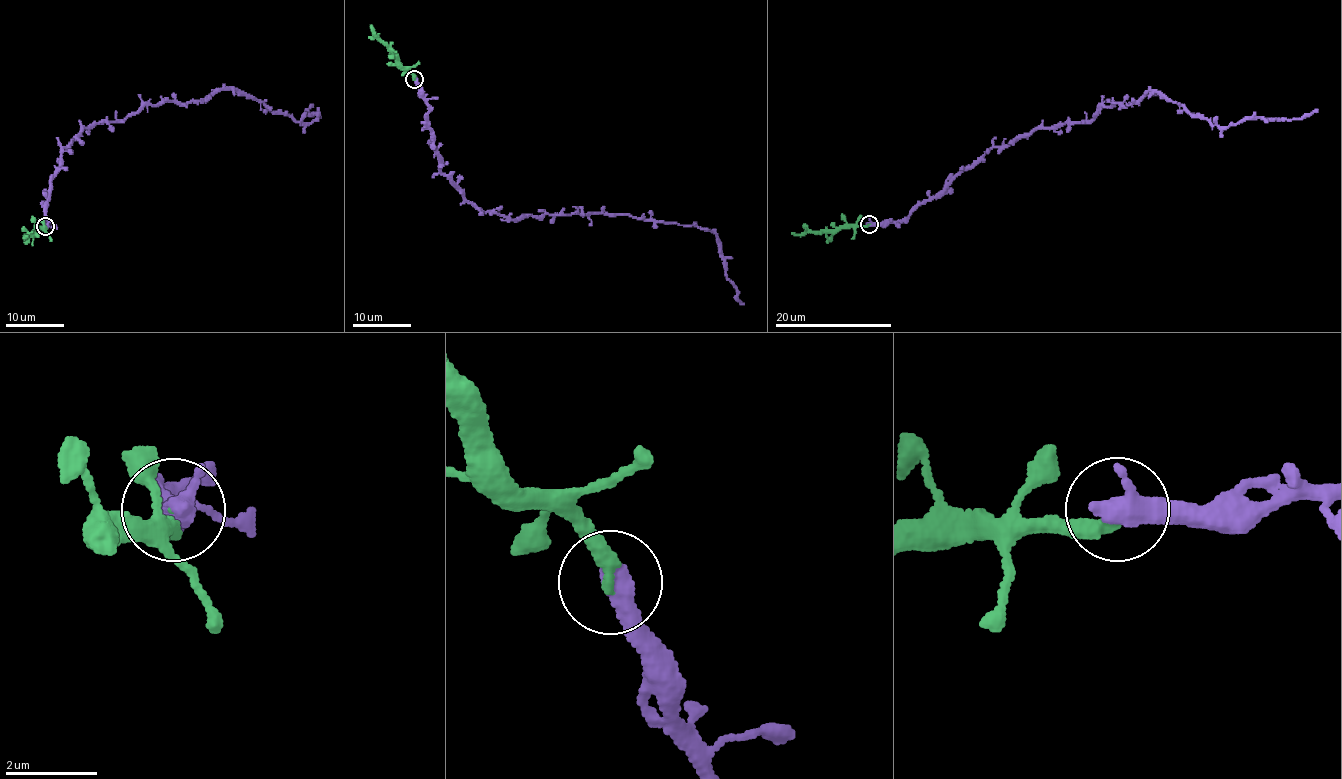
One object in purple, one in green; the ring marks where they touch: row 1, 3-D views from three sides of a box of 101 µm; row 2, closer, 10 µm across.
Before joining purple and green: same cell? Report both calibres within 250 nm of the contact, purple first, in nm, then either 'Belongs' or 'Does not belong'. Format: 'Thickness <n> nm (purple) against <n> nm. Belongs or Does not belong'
Thickness 550 nm (purple) against 200 nm. Belongs

